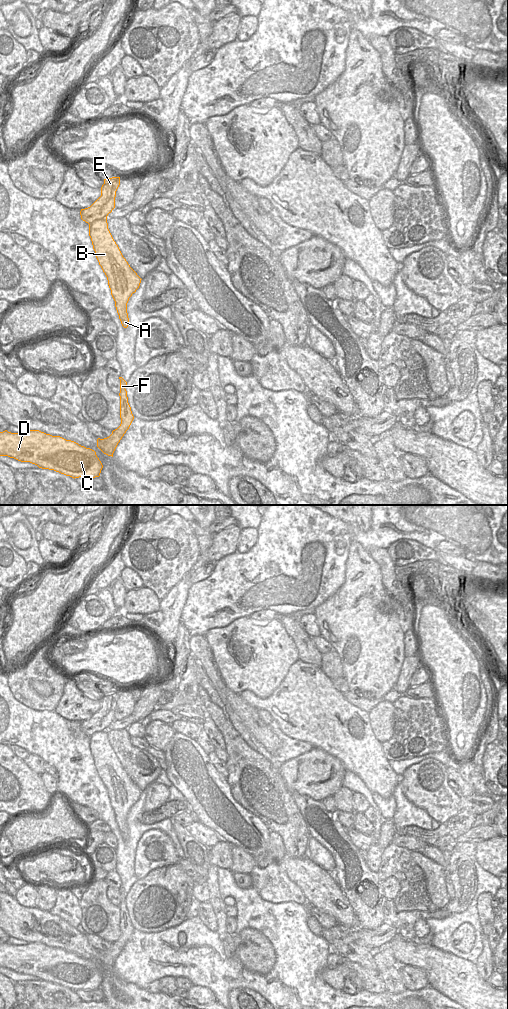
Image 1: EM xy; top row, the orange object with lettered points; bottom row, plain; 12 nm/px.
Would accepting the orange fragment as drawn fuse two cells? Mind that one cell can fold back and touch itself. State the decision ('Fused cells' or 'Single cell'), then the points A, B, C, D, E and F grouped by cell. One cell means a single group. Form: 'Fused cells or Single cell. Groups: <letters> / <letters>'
Fused cells. Groups: A B C D F / E

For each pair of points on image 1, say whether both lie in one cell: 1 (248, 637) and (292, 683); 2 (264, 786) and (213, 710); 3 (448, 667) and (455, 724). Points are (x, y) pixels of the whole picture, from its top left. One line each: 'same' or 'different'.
1: different
2: same
3: same

